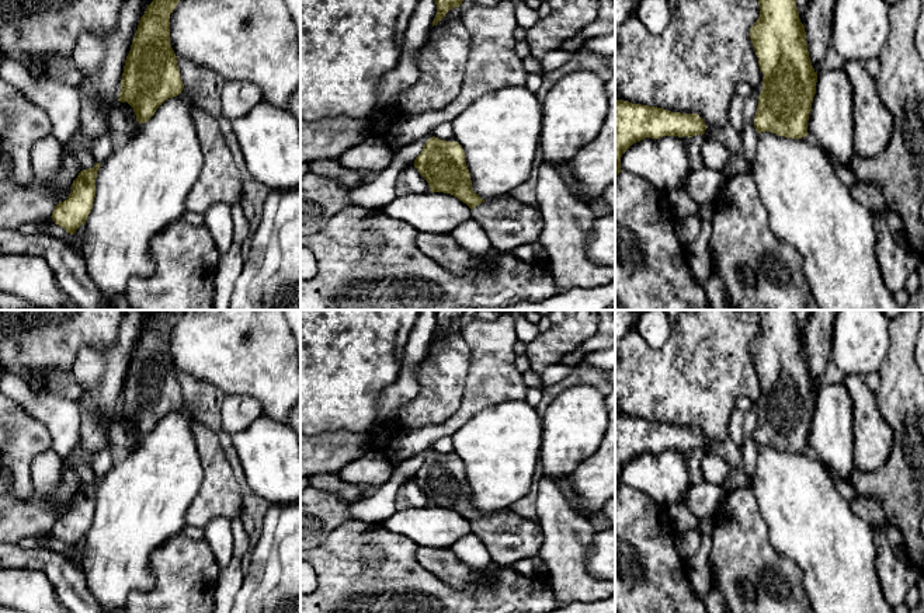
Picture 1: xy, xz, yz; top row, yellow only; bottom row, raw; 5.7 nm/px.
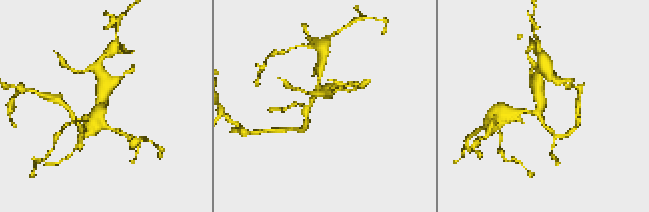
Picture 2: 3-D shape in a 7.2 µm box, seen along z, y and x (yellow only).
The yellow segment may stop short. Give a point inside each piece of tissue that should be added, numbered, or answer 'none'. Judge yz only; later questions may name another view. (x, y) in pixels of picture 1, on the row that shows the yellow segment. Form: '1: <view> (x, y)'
none

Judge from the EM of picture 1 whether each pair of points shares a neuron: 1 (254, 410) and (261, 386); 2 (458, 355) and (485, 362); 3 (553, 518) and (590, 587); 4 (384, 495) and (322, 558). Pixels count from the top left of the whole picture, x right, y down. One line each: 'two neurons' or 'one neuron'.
1: two neurons
2: two neurons
3: one neuron
4: two neurons

